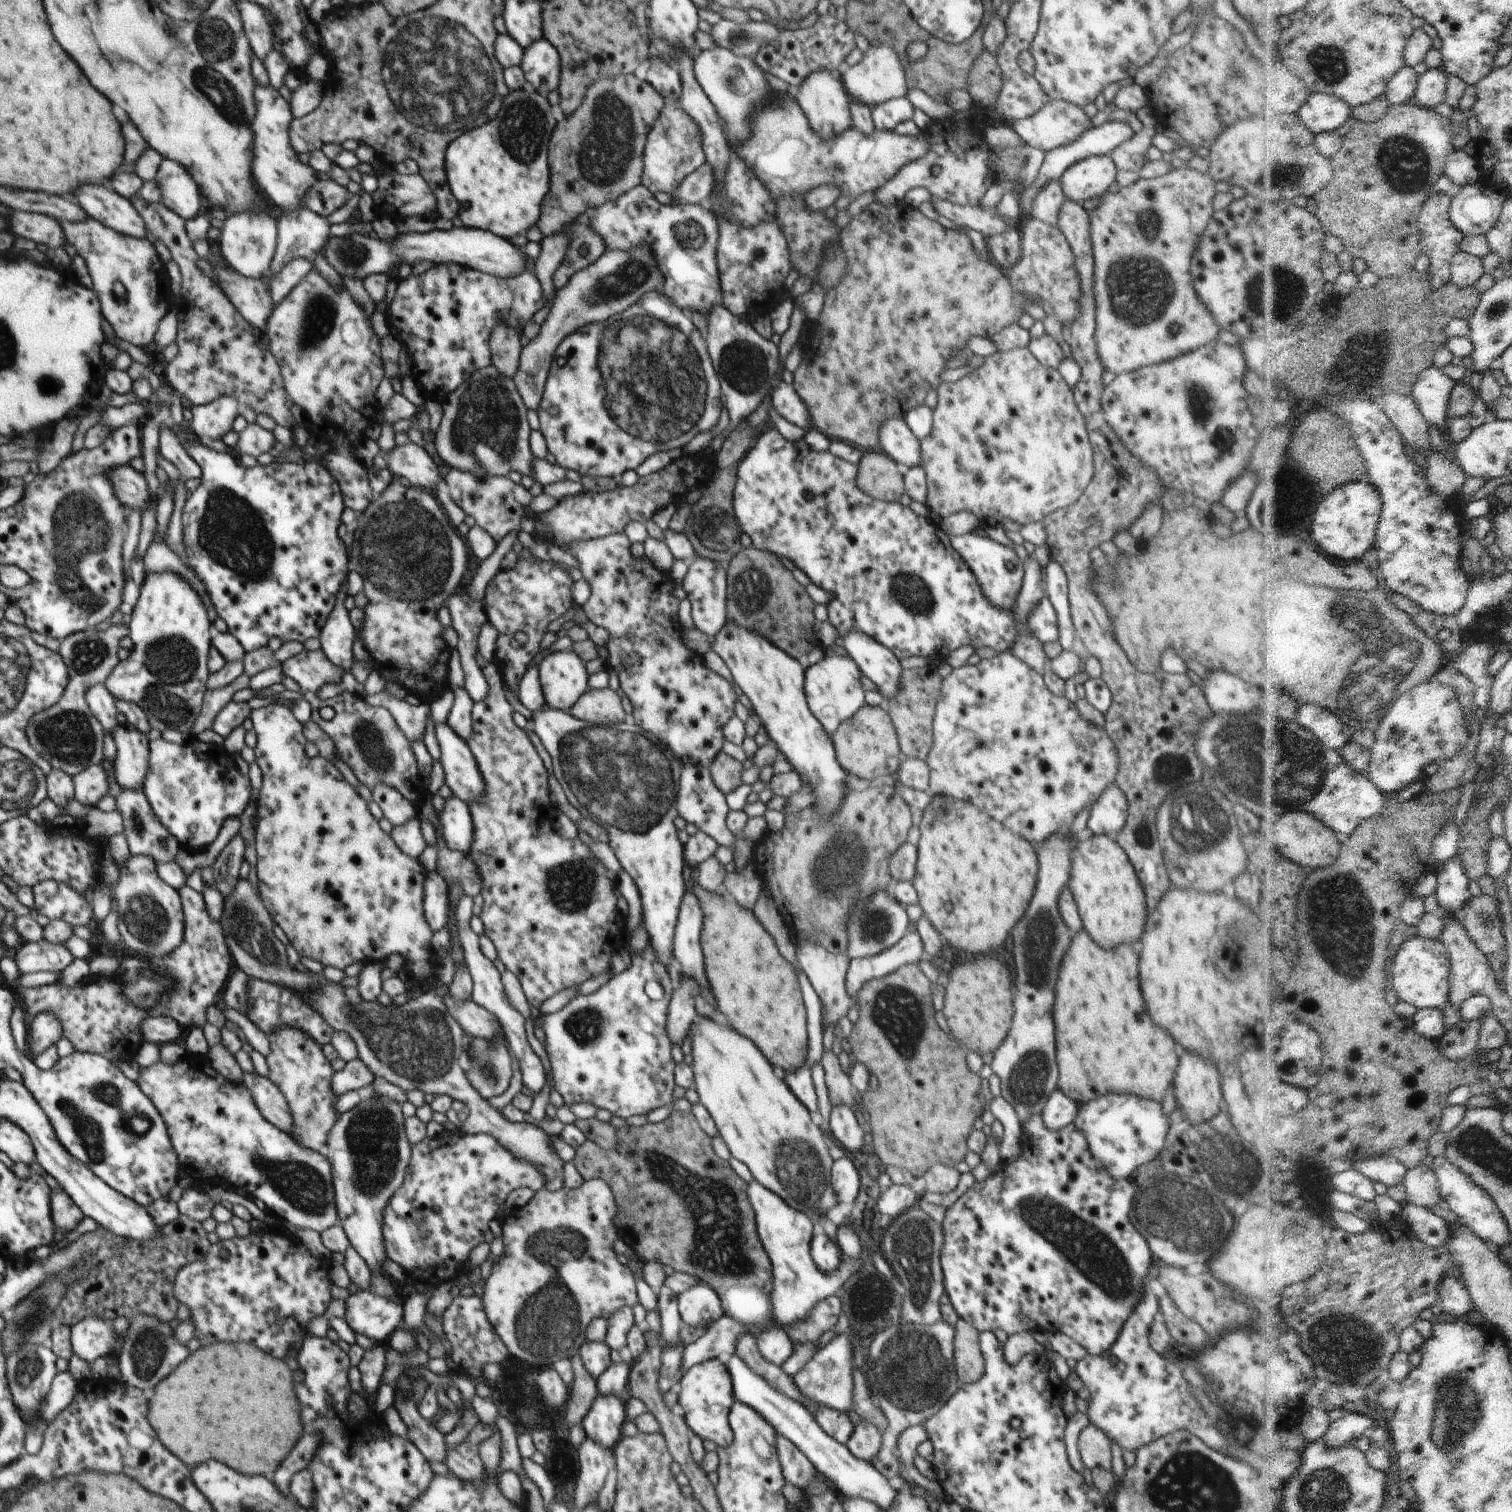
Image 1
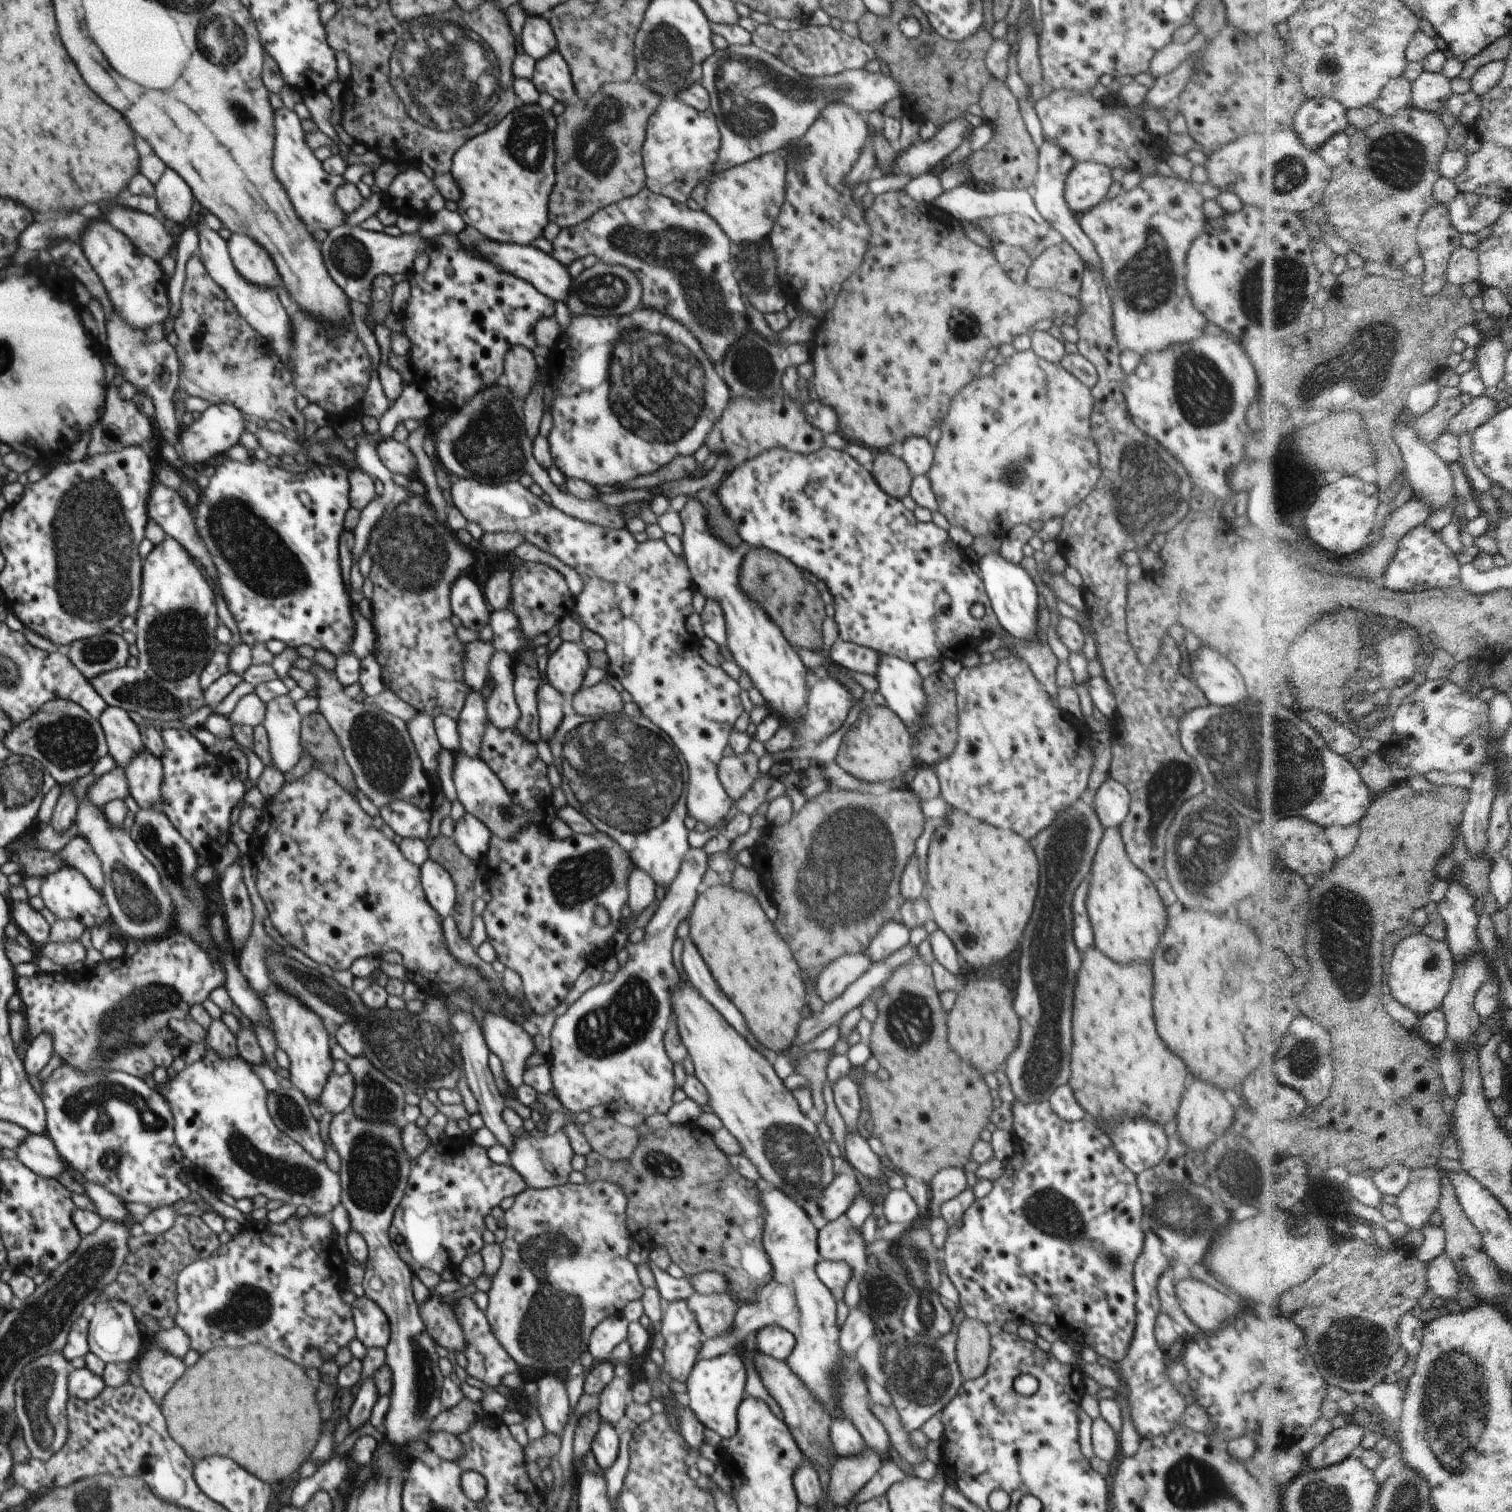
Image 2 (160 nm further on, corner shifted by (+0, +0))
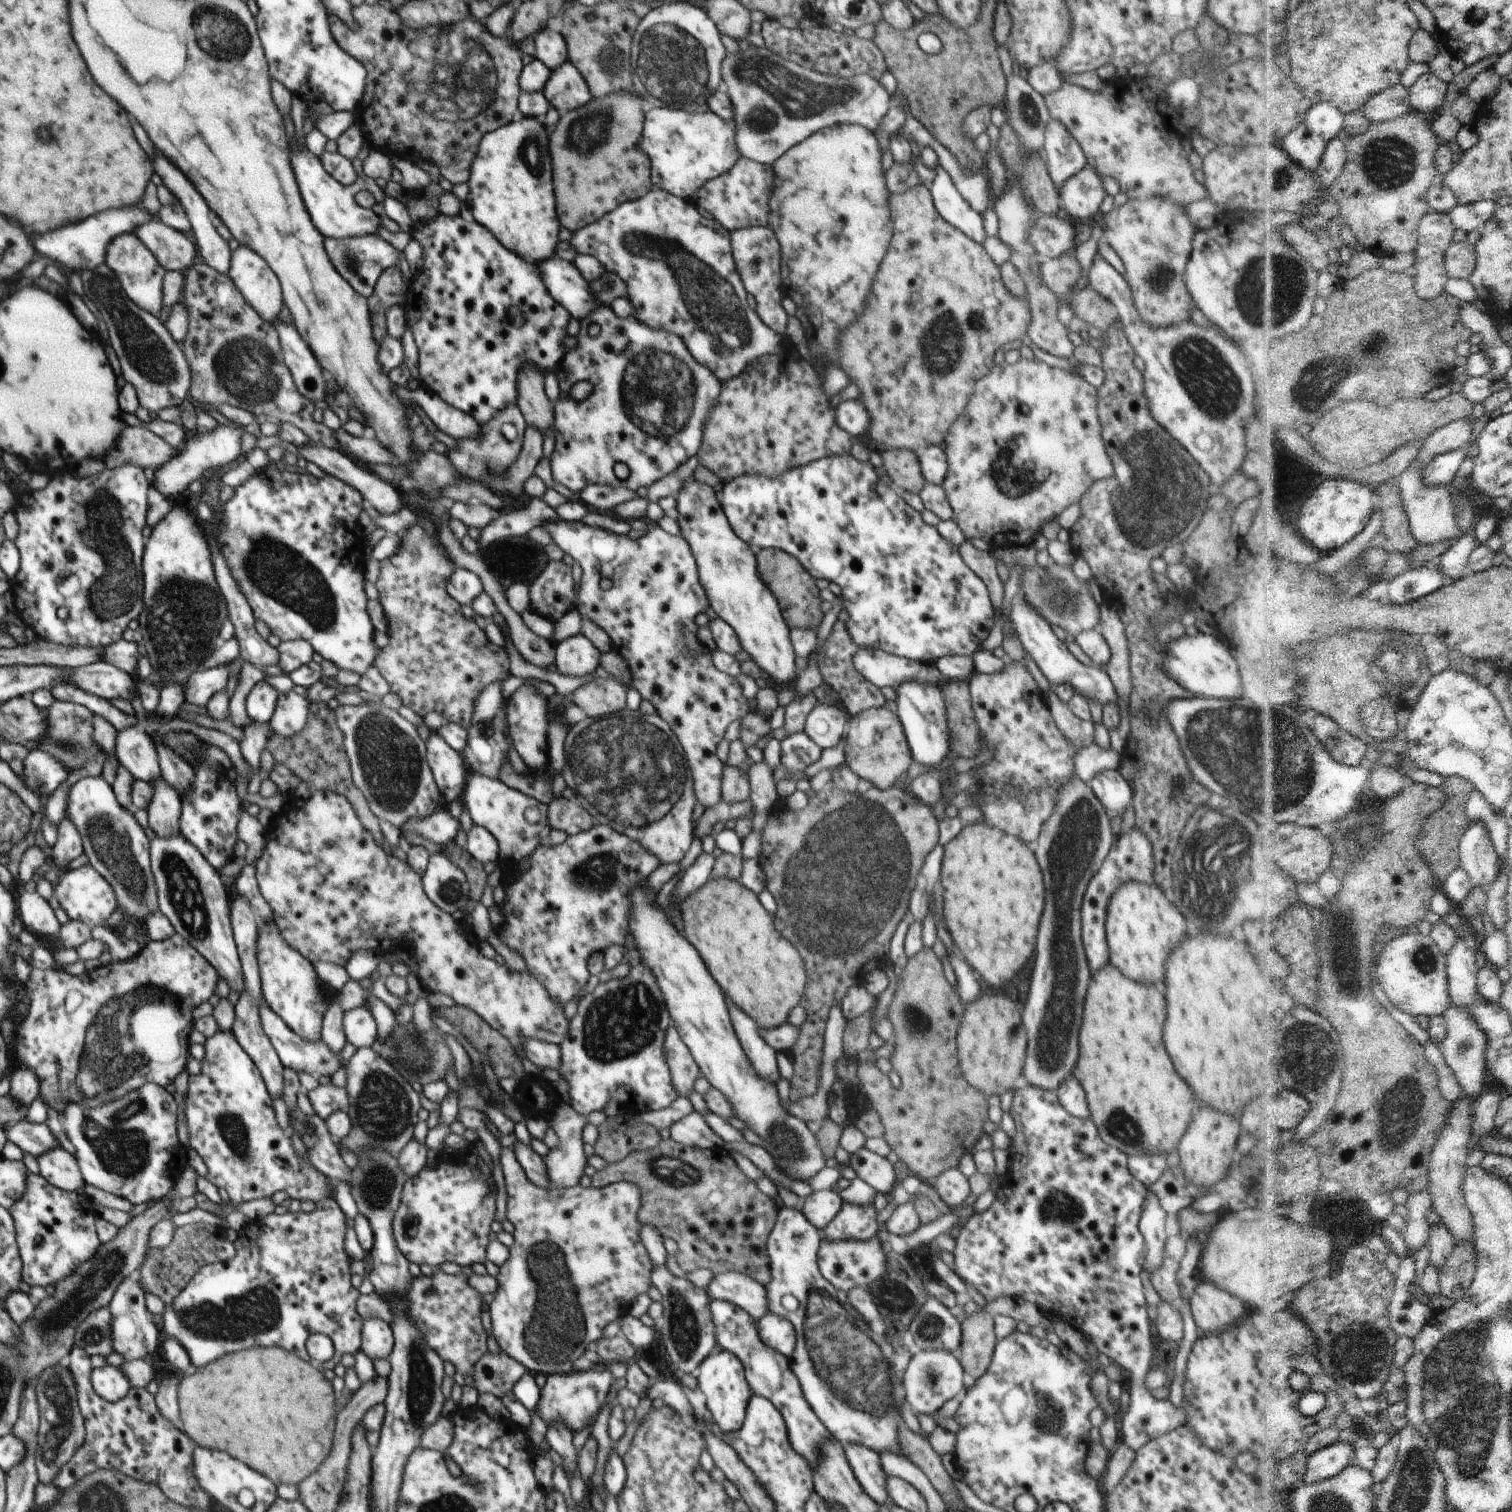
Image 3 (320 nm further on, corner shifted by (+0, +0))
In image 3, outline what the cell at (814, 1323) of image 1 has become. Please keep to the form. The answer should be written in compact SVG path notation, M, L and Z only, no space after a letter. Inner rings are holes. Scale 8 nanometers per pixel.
M876 1234L868 1240L858 1239L829 1239L822 1235L818 1249L818 1266L822 1276L836 1290L845 1290L848 1292L856 1286L868 1286L871 1282L878 1280L885 1272L887 1267L887 1258L879 1236Z

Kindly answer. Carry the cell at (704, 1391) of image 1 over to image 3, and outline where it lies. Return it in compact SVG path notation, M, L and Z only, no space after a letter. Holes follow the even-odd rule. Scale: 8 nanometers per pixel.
M730 1351L708 1355L696 1368L698 1388L706 1396L706 1406L713 1416L714 1422L725 1432L736 1432L742 1428L750 1394L750 1387L745 1377L743 1362Z

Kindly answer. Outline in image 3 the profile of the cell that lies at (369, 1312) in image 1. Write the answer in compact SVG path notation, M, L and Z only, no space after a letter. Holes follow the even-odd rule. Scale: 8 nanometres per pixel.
M377 1318L363 1322L361 1341L360 1352L372 1360L388 1359L395 1345L390 1324Z

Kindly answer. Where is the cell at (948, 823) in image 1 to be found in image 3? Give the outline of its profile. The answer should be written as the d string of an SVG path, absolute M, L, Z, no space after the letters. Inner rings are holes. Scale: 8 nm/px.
M986 822L964 824L956 838L942 844L945 853L940 880L944 888L944 920L953 944L982 980L990 986L1004 986L1026 966L1036 948L1036 934L1044 908L1042 870L1023 840Z

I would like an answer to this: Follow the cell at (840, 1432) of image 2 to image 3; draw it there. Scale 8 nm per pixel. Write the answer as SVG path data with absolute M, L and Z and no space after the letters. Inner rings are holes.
M847 1444L845 1455L853 1473L868 1496L879 1505L892 1502L887 1491L887 1474L880 1464L879 1454L862 1445Z

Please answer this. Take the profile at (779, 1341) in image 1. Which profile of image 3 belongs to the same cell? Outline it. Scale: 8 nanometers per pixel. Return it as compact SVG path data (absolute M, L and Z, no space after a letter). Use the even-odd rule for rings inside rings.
M770 1311L756 1323L761 1341L790 1358L796 1344L794 1325L787 1318Z

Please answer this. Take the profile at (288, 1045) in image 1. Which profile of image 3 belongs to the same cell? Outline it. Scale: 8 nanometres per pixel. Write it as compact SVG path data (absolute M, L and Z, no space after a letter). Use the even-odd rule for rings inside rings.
M259 920L257 961L261 976L261 989L270 1007L296 1033L306 1040L320 1040L323 1018L330 1004L326 1000L325 986L316 974L314 965L283 939L274 920Z

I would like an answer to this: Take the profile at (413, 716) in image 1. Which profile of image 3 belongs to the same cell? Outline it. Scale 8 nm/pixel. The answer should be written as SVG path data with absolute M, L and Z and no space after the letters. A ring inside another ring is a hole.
M432 732L425 746L435 783L444 796L443 802L449 804L461 799L471 773L464 768L463 755L456 752L436 732Z

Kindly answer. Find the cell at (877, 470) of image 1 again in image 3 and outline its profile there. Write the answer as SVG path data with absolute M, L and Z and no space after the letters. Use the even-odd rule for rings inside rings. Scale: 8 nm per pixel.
M907 448L888 449L882 453L882 458L882 472L890 476L896 490L919 494L926 482L917 453Z

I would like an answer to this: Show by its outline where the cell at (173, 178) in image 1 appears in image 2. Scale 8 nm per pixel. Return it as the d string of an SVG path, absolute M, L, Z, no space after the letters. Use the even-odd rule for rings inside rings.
M167 168L155 184L159 216L174 227L188 222L194 208L195 196L189 184L177 172Z

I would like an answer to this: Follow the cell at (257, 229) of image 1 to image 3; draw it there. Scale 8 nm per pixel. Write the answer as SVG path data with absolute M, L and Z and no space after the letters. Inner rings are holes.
M239 246L231 251L229 277L242 293L244 300L268 322L279 320L282 306L282 290L276 274L258 256L257 252Z

